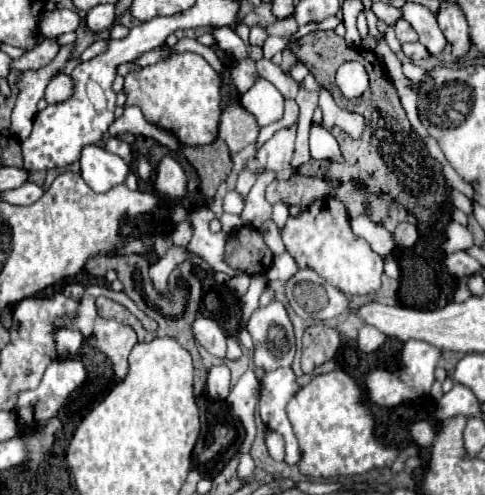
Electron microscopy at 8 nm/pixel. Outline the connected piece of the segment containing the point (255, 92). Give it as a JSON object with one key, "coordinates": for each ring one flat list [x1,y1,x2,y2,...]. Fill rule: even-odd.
{"coordinates":[[257,78,253,88,241,96,241,104,255,114,257,124,261,126,273,124,283,118,283,96,265,78]]}

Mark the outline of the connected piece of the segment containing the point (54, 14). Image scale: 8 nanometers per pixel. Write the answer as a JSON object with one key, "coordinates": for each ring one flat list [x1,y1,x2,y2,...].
{"coordinates":[[55,9,54,11,43,11,43,16,39,20,39,30,45,38,59,36,65,32,75,32,81,20,75,10]]}

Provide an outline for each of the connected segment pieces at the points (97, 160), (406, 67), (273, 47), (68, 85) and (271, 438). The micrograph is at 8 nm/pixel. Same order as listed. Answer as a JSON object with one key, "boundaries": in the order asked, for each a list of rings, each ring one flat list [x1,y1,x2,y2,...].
{"boundaries":[[[85,146,81,152,81,176,95,192,107,192,125,182,129,166,101,146]],[[405,63,402,65,402,71,405,74,407,78,409,78,413,82,420,82,423,80,427,80,427,75,421,75,424,74,426,71,421,70,420,67,416,66,412,63]],[[269,36,262,47,264,58,270,60,275,54,282,52,285,49,287,43,287,38]],[[59,74,57,78,53,78,45,90,45,100,49,104,59,104,59,102,65,102,73,92,73,82,71,82,71,76,65,76,65,74]],[[267,430,265,432,265,446,267,446,267,452,273,460,281,462,283,456,285,456,285,442,283,442,283,436,279,432,273,432,273,430]]]}

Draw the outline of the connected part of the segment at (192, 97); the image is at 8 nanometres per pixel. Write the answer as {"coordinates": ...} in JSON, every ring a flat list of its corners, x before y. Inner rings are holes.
{"coordinates":[[175,54,165,62,145,66,139,72,125,76,127,106,139,106,147,122,171,132,181,144,201,146,217,138,217,124,221,116,221,86,219,76,211,64,195,54]]}

